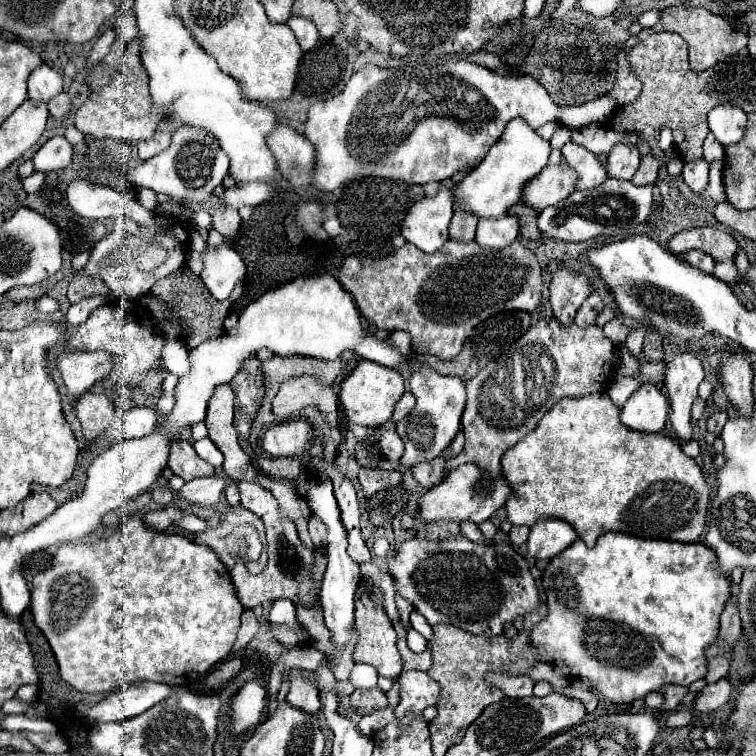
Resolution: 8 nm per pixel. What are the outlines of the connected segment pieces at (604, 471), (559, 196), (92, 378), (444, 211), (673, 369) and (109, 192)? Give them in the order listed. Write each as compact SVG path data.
M595 393L595 395L587 395L583 399L563 399L563 401L559 401L555 407L549 409L549 413L543 415L539 425L527 437L523 437L523 441L519 441L519 445L511 447L503 455L501 467L503 467L503 475L509 481L511 491L513 491L511 497L505 503L509 521L513 525L533 525L535 521L539 521L543 517L559 517L559 519L565 519L567 523L573 525L573 529L585 541L587 547L593 547L595 541L607 531L621 531L621 533L629 533L629 535L635 535L635 537L649 537L649 539L669 539L669 541L681 541L681 543L697 543L705 525L707 525L707 509L709 509L711 487L705 481L705 477L703 477L699 465L695 463L695 459L687 457L683 453L681 445L675 443L671 437L665 437L661 433L649 435L649 433L639 433L639 431L627 429L619 421L619 409L611 403L607 393Z
M569 165L545 167L535 179L531 179L523 191L523 203L537 211L565 201L577 189L577 171Z
M65 347L65 351L57 359L57 367L61 371L71 401L77 401L83 393L91 389L95 381L107 377L113 371L115 359L107 351L81 353Z
M443 187L435 197L417 201L401 227L401 235L425 253L435 253L449 239L449 223L453 215L453 193Z
M683 351L665 359L665 387L671 399L671 423L683 441L691 439L691 405L703 377L705 371L699 353Z
M85 179L73 181L67 187L67 201L75 213L87 219L115 219L125 215L139 225L153 221L153 213L147 211L137 199L111 187L93 185Z

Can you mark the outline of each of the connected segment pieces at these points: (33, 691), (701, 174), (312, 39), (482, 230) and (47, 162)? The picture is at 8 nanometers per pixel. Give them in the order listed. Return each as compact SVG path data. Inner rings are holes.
M23 685L23 687L19 687L17 693L15 693L15 699L23 701L23 703L33 703L33 701L37 701L37 697L39 697L37 685Z
M703 159L687 161L685 167L683 167L683 179L691 187L691 191L703 193L707 189L707 181L709 181L709 165L707 165L707 161L703 161Z
M293 15L293 17L287 21L287 25L289 25L291 31L295 33L295 37L297 37L297 41L299 41L299 45L301 45L303 51L311 51L311 49L317 45L317 41L319 41L319 31L315 29L315 23L313 23L311 19Z
M505 213L497 219L479 219L475 241L485 249L503 249L519 237L519 219Z
M53 137L33 155L33 165L39 173L53 173L71 167L73 157L73 145L65 137Z

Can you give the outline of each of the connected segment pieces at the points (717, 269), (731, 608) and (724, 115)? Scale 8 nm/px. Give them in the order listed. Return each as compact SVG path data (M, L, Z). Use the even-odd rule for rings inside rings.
M732 260L716 262L712 274L727 284L731 284L732 288L737 286L736 277L738 275L738 271L734 261Z
M731 597L721 613L721 631L719 631L719 639L723 639L727 645L735 645L735 641L741 635L741 617L739 617L739 609L735 605L735 599Z
M717 105L709 111L709 129L723 147L735 145L745 135L747 113L735 105Z

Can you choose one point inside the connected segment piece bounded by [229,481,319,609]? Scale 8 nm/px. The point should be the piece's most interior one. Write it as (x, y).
(288, 574)

